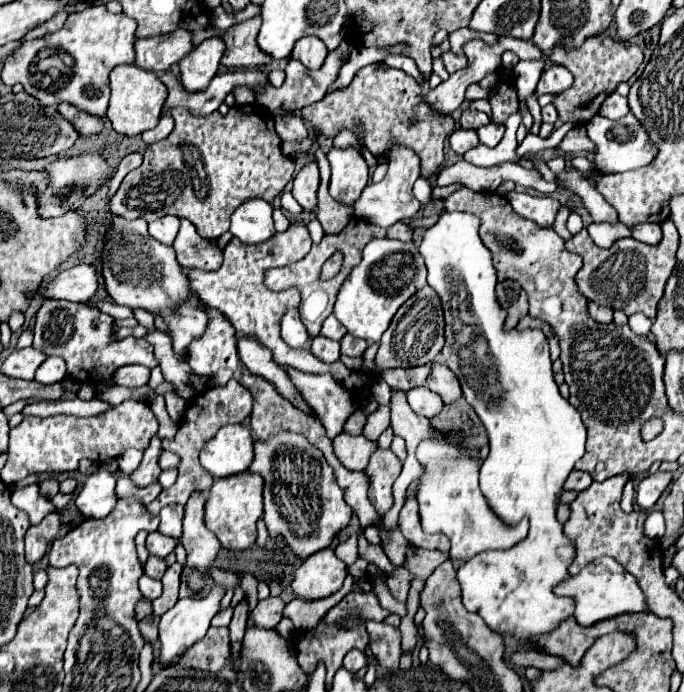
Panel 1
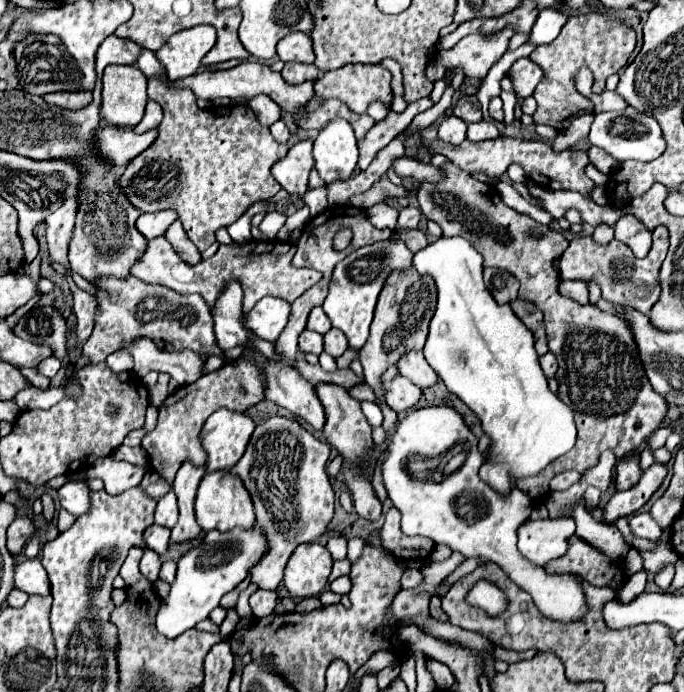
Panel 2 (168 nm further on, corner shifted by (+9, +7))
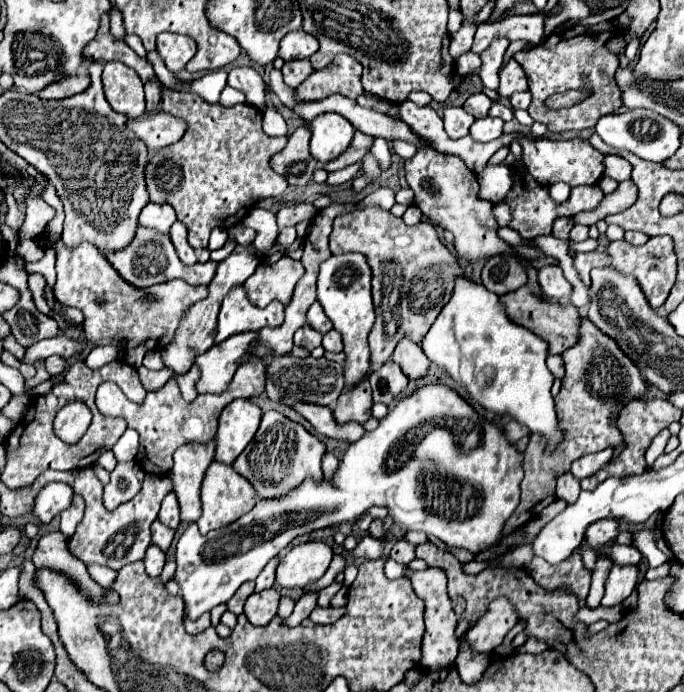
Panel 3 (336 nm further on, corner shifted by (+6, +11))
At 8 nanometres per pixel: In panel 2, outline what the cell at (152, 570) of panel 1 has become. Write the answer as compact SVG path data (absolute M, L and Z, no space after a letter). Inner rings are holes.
M145 548L145 550L143 550L143 558L141 558L141 574L143 574L147 580L155 582L155 580L159 578L159 568L161 568L161 558L159 558L159 554L153 552L153 550L149 550L149 548Z

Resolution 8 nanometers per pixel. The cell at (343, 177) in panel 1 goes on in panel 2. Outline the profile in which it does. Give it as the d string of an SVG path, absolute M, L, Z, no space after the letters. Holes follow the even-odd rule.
M343 118L325 124L313 142L313 158L327 184L347 180L357 166L357 140L351 124Z

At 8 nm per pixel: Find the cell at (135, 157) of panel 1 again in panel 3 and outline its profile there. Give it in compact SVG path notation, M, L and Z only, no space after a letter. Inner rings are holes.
M28 200L26 202L26 218L20 228L20 238L36 238L38 232L46 228L46 224L56 216L56 210L48 206L44 200Z

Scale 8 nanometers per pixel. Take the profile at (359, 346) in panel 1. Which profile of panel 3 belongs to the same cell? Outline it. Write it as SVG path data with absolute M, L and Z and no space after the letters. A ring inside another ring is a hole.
M332 328L328 334L324 334L324 342L322 342L322 346L324 346L324 350L328 350L328 352L342 352L344 344L342 344L342 336L340 336L340 332Z

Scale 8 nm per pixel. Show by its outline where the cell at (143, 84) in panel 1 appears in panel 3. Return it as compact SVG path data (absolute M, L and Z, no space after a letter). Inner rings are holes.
M106 62L102 84L108 104L130 120L144 114L144 82L122 62Z

